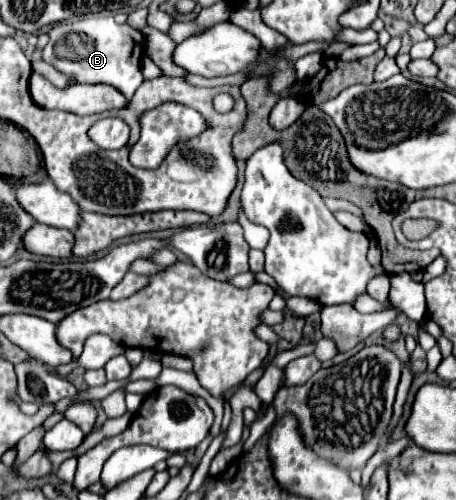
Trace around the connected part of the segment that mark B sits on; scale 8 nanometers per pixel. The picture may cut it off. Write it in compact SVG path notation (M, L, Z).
M83 16L77 24L55 24L49 32L49 42L43 48L43 60L61 72L75 74L79 82L111 84L125 92L129 100L141 86L141 56L145 50L145 36L129 24L117 24L111 16Z

